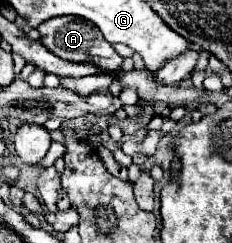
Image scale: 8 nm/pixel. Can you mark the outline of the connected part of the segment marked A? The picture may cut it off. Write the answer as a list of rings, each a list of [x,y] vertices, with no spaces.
[[[58,16],[42,22],[38,26],[38,32],[42,36],[42,44],[56,54],[62,60],[102,60],[102,72],[114,72],[122,66],[122,56],[102,38],[102,32],[84,18],[74,16]]]

